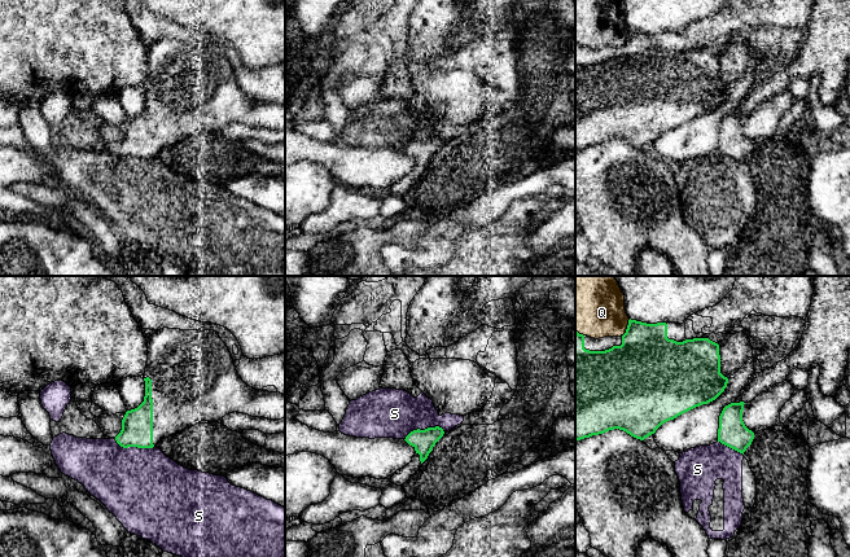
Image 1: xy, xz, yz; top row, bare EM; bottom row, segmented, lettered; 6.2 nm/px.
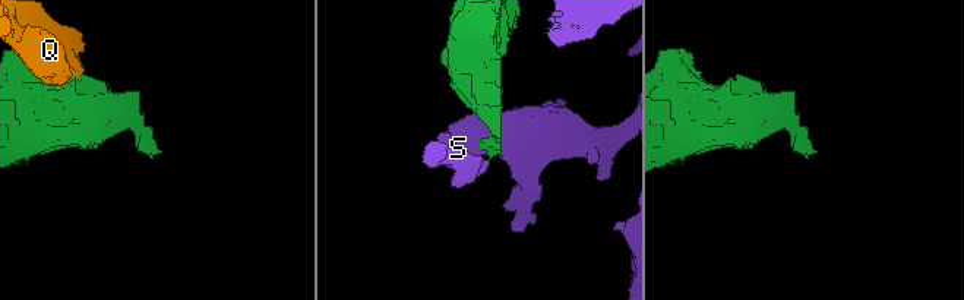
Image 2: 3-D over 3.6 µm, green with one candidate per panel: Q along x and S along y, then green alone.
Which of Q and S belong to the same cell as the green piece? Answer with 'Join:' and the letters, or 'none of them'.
Join: none of them

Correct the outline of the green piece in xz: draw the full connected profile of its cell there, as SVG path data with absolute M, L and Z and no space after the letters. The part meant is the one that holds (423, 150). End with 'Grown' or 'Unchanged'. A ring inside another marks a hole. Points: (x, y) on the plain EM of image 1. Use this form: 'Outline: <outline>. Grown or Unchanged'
Outline: M428 137L425 140L413 140L406 146L406 152L415 158L412 171L404 177L396 180L390 192L396 196L403 196L420 179L422 172L428 168L435 153L443 146L442 137Z. Grown

